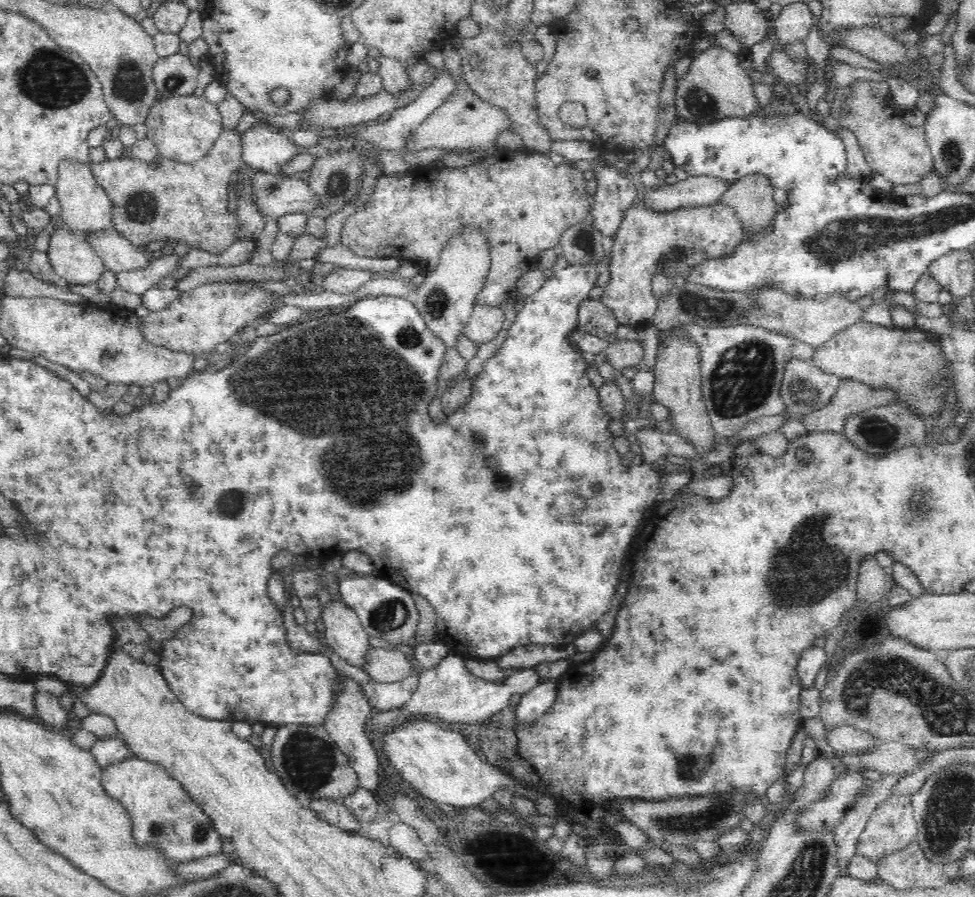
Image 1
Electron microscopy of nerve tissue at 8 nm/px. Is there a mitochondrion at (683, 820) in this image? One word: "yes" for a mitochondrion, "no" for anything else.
yes

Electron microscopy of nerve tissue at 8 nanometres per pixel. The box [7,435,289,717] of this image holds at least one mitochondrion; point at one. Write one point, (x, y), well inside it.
(231, 503)

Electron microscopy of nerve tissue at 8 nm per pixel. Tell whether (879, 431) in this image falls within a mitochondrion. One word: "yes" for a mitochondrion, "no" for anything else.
yes

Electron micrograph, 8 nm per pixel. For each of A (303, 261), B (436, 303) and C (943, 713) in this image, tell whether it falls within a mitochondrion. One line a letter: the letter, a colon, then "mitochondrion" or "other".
A: other
B: mitochondrion
C: mitochondrion

